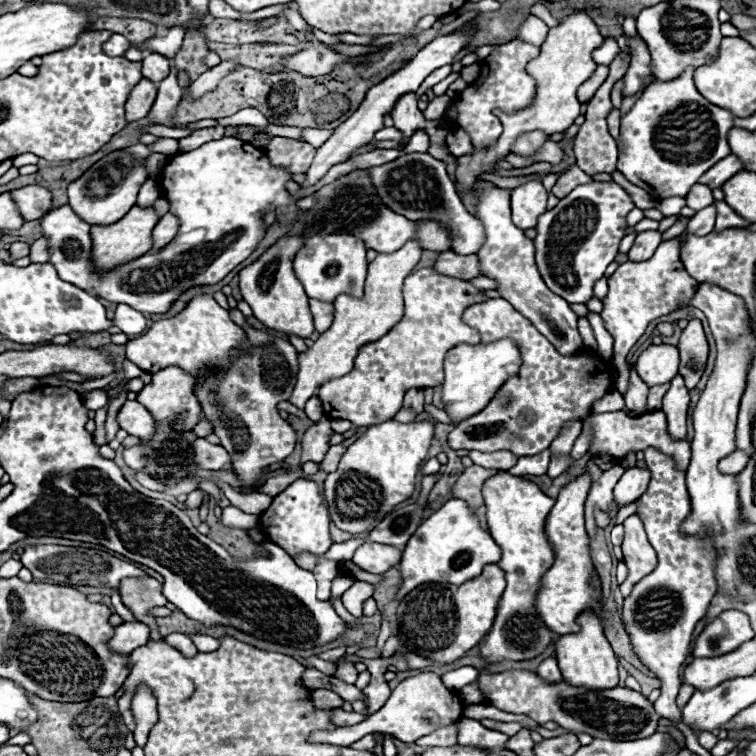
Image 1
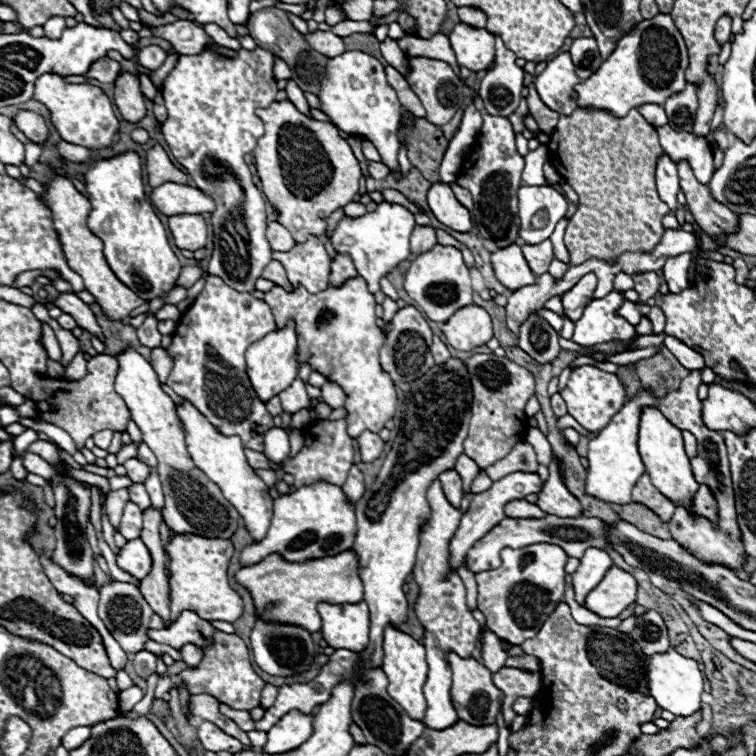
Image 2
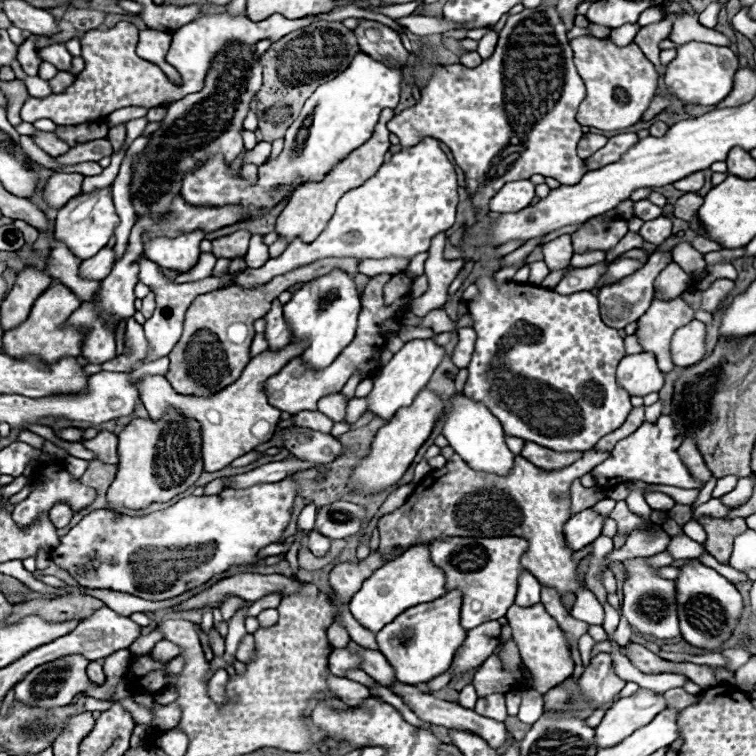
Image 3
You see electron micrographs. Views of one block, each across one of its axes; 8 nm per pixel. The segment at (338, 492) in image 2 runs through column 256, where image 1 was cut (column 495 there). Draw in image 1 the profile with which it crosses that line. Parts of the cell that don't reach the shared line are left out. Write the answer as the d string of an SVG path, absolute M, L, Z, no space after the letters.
M458 498L448 500L440 510L426 518L422 526L414 532L414 536L408 540L400 562L404 582L398 592L398 600L424 582L452 582L460 586L466 580L480 576L482 568L486 564L496 564L500 556L500 546L480 526L478 516L468 508L468 504Z

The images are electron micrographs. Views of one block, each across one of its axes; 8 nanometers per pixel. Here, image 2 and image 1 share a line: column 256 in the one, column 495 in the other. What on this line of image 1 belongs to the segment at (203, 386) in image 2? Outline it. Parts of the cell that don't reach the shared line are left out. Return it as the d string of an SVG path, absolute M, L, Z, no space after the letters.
M492 298L480 306L470 306L464 312L464 322L480 332L484 344L500 338L512 338L518 342L522 350L522 368L518 376L510 378L498 390L498 394L482 412L462 420L450 432L448 444L454 450L510 450L516 456L540 454L558 436L564 422L582 420L586 414L590 414L592 404L612 386L608 366L596 354L588 354L586 350L576 356L558 354L530 320L502 298Z

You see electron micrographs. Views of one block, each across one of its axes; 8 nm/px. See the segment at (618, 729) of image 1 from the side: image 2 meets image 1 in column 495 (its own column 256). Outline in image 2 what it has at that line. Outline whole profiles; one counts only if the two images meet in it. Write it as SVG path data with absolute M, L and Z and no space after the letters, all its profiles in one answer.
M216 632L214 644L204 652L202 662L196 668L190 668L188 674L158 678L154 698L162 698L162 694L170 692L172 688L180 688L180 686L186 686L186 690L190 694L210 694L218 702L228 704L236 710L252 710L260 702L260 692L264 688L264 680L254 672L252 662L250 662L250 654L248 654L248 646L244 644L244 640L238 638L236 634Z

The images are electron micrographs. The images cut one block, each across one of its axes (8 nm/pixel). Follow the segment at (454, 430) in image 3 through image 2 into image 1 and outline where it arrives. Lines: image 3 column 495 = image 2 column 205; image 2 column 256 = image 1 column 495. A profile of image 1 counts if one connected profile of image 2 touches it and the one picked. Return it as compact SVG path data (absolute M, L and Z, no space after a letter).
M500 472L486 480L482 486L482 496L488 508L486 518L490 534L502 546L502 560L498 562L498 566L506 572L508 586L502 594L492 630L486 634L484 642L478 644L478 654L488 664L500 664L504 660L534 660L558 638L556 632L540 622L542 618L534 608L542 576L554 564L554 548L546 536L546 518L550 514L550 508L554 506L554 498L546 496L536 484L508 472Z

